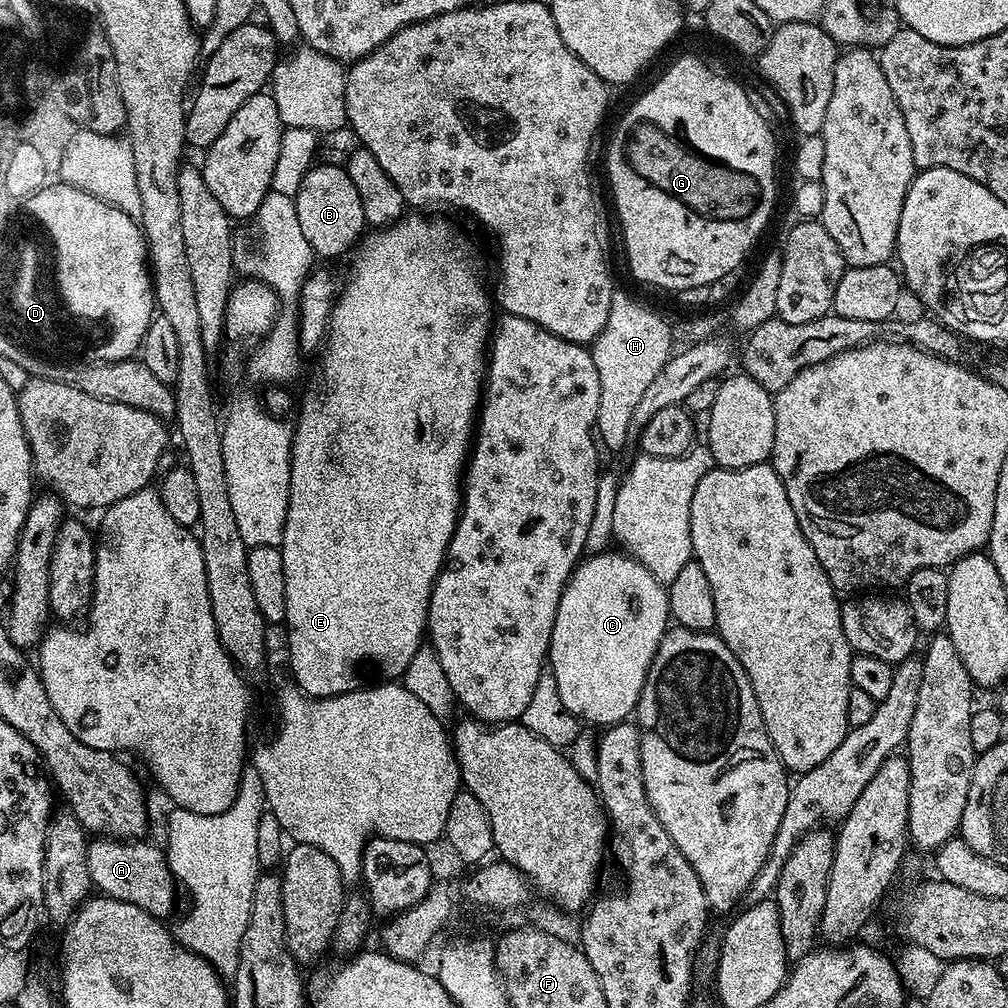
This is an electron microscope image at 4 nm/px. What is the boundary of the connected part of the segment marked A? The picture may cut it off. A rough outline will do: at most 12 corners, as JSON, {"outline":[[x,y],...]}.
{"outline":[[88,846],[97,893],[165,918],[178,884],[165,849]]}

